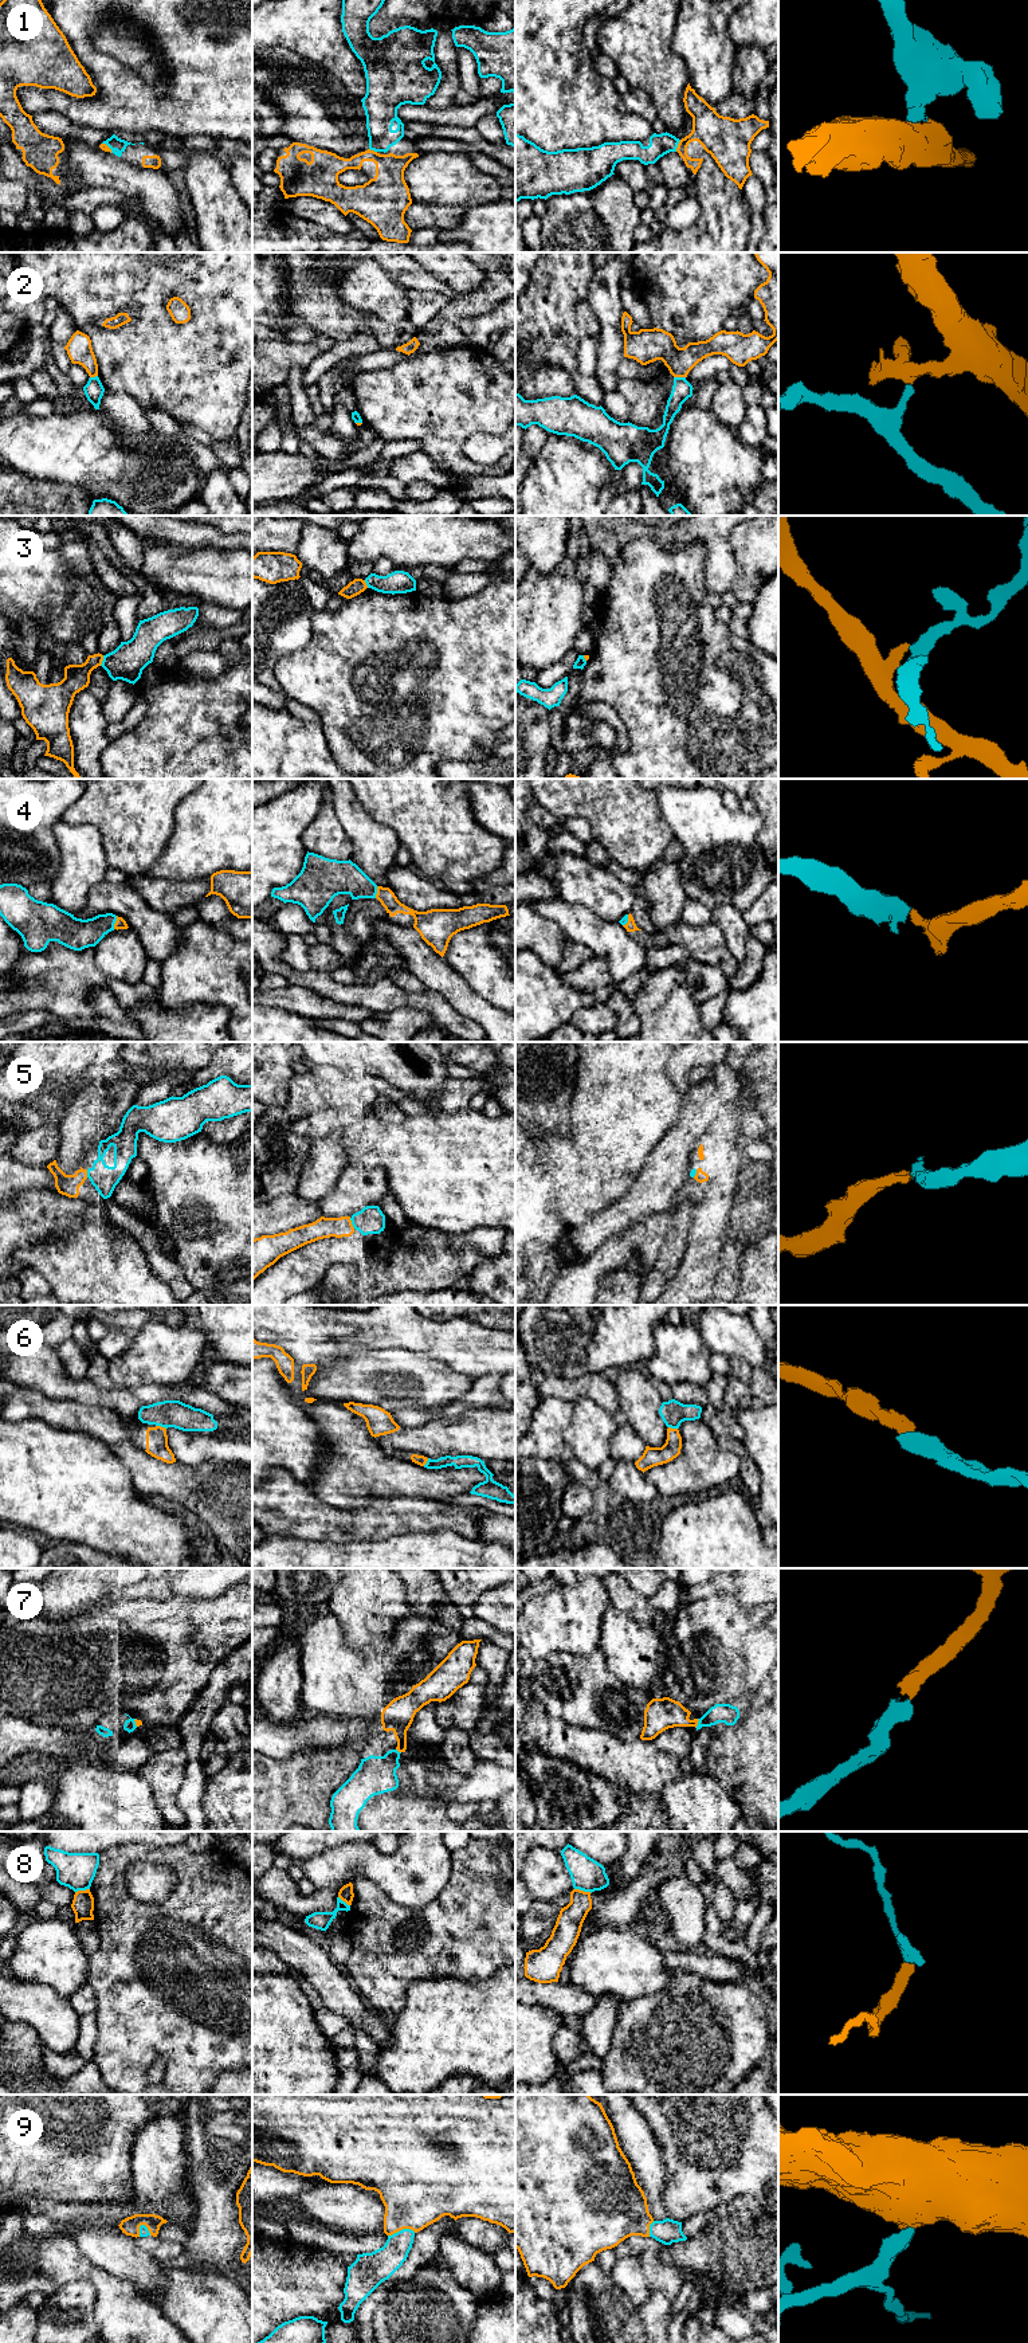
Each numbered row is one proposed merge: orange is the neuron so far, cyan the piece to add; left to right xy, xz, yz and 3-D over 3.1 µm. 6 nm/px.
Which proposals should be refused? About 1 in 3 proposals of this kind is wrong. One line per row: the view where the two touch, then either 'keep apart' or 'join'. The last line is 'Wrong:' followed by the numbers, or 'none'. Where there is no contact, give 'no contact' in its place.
1: contact in yz; join
2: contact in yz; keep apart
3: contact in xy; keep apart
4: contact in xy; join
5: contact in xz; join
6: contact in xy; join
7: contact in yz; join
8: contact in yz; keep apart
9: contact in xz; join
Wrong: 2, 3, 8

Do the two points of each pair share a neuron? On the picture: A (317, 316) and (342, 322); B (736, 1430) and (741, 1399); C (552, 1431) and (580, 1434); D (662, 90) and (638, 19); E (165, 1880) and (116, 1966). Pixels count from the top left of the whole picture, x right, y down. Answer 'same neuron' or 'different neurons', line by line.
A: same neuron
B: same neuron
C: different neurons
D: same neuron
E: different neurons

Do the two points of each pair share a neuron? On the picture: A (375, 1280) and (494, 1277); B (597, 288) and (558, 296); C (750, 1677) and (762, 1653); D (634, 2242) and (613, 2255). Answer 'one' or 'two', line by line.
A: two
B: two
C: one
D: one

